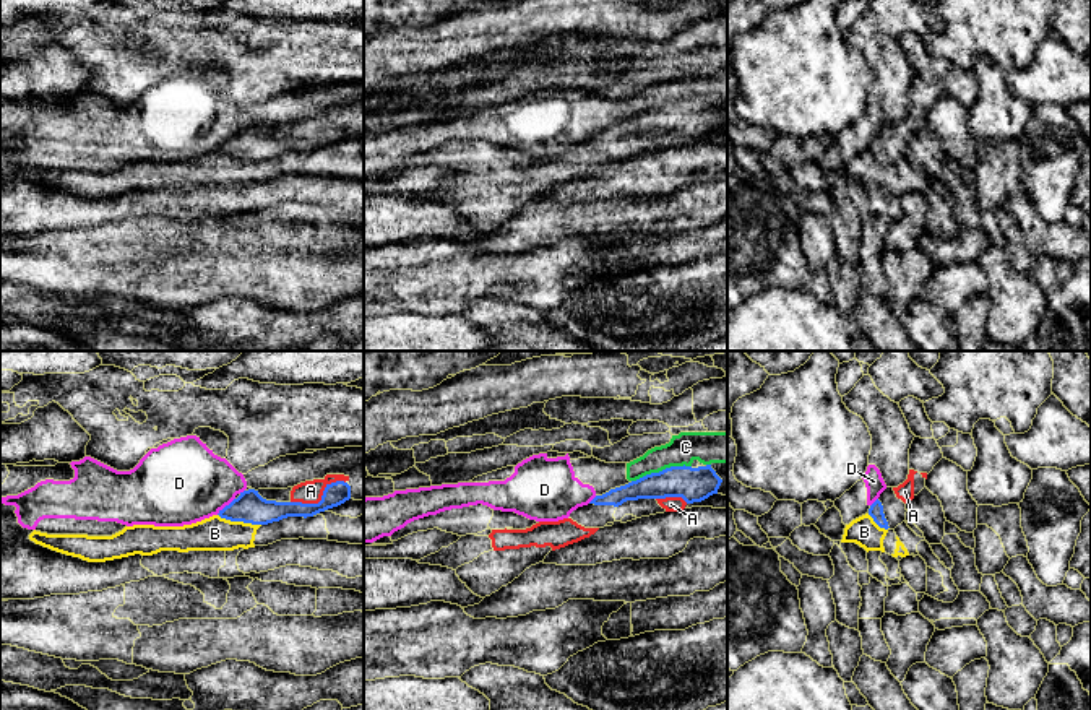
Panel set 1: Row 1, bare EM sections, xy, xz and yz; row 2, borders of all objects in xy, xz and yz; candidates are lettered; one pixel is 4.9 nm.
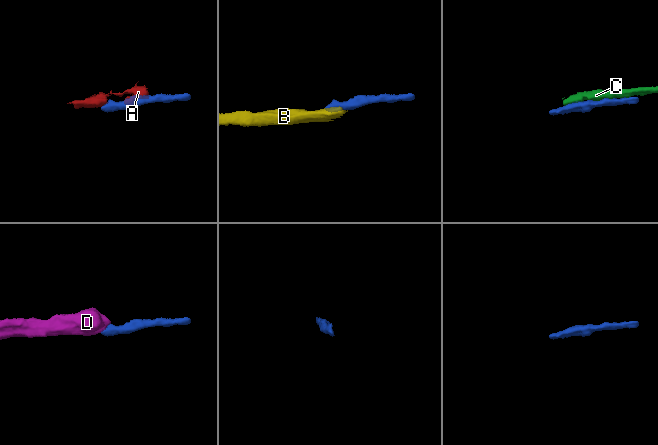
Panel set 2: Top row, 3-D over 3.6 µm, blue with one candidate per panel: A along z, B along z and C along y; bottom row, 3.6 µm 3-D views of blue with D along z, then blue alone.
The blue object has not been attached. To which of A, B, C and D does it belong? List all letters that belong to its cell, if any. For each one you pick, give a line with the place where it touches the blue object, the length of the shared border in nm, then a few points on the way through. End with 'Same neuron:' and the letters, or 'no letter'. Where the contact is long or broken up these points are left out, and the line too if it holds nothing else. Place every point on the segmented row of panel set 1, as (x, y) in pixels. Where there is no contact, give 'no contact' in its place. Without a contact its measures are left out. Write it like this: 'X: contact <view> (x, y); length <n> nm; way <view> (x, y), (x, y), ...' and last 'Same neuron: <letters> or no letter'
B: contact xy (239, 520); length 220 nm; way xy (250, 507), (239, 520), (229, 530), (215, 533)
Same neuron: B

